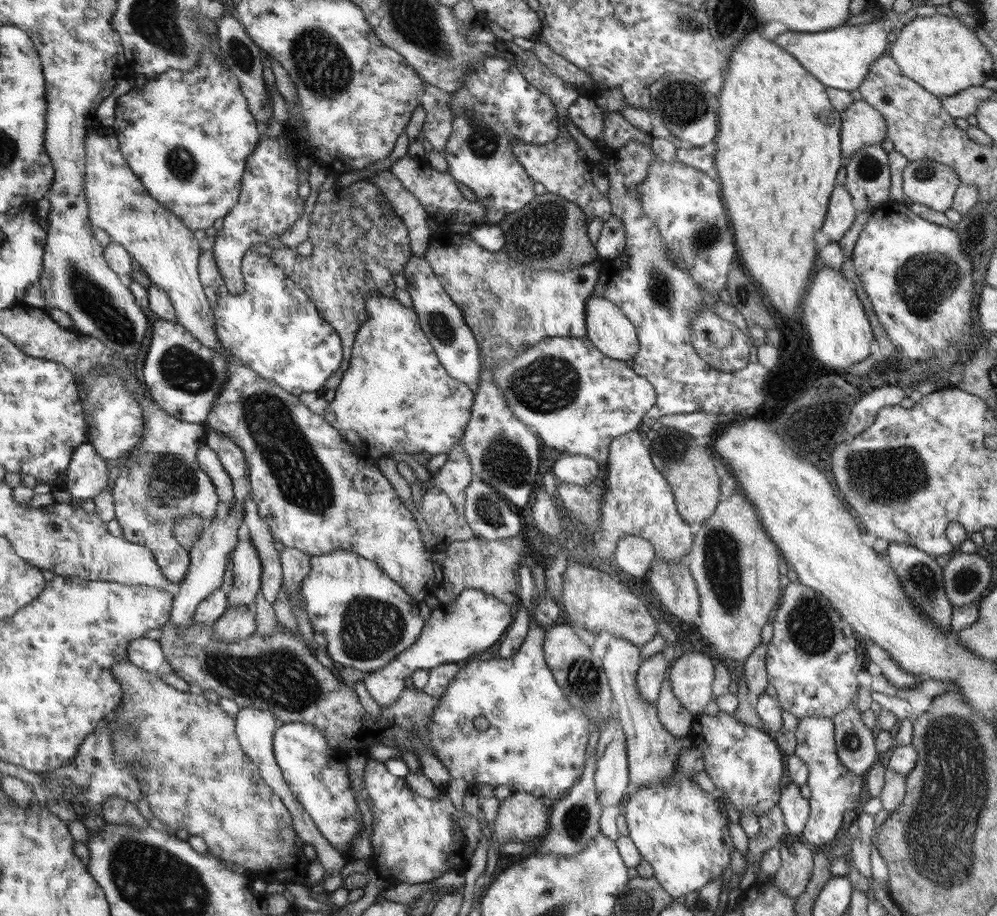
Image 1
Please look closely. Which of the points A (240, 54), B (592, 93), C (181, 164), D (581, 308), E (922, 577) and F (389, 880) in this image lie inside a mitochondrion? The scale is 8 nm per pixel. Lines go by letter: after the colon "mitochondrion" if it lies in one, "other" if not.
A: mitochondrion
B: other
C: mitochondrion
D: other
E: mitochondrion
F: other

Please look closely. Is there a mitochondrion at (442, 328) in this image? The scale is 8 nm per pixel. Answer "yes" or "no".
yes

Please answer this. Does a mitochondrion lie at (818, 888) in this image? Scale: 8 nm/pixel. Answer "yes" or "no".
no

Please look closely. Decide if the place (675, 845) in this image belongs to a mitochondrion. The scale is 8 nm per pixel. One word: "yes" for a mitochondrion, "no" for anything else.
no

